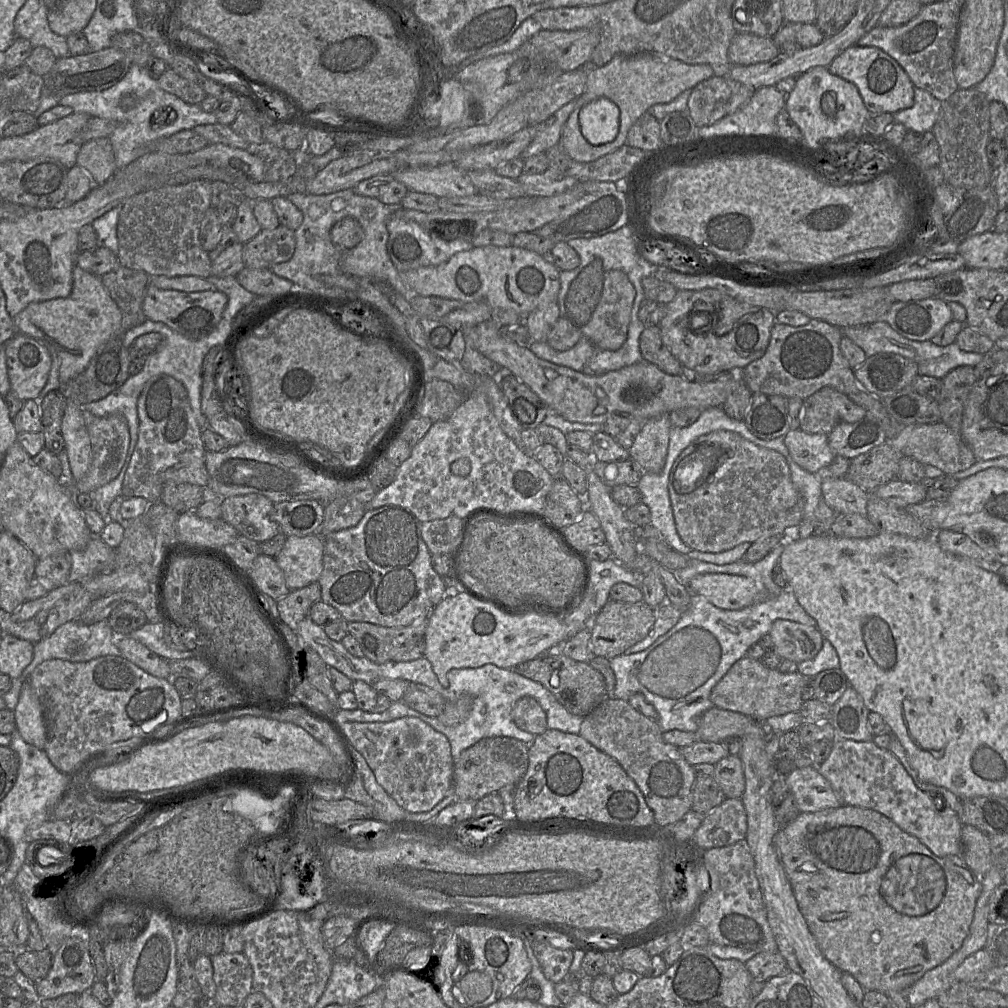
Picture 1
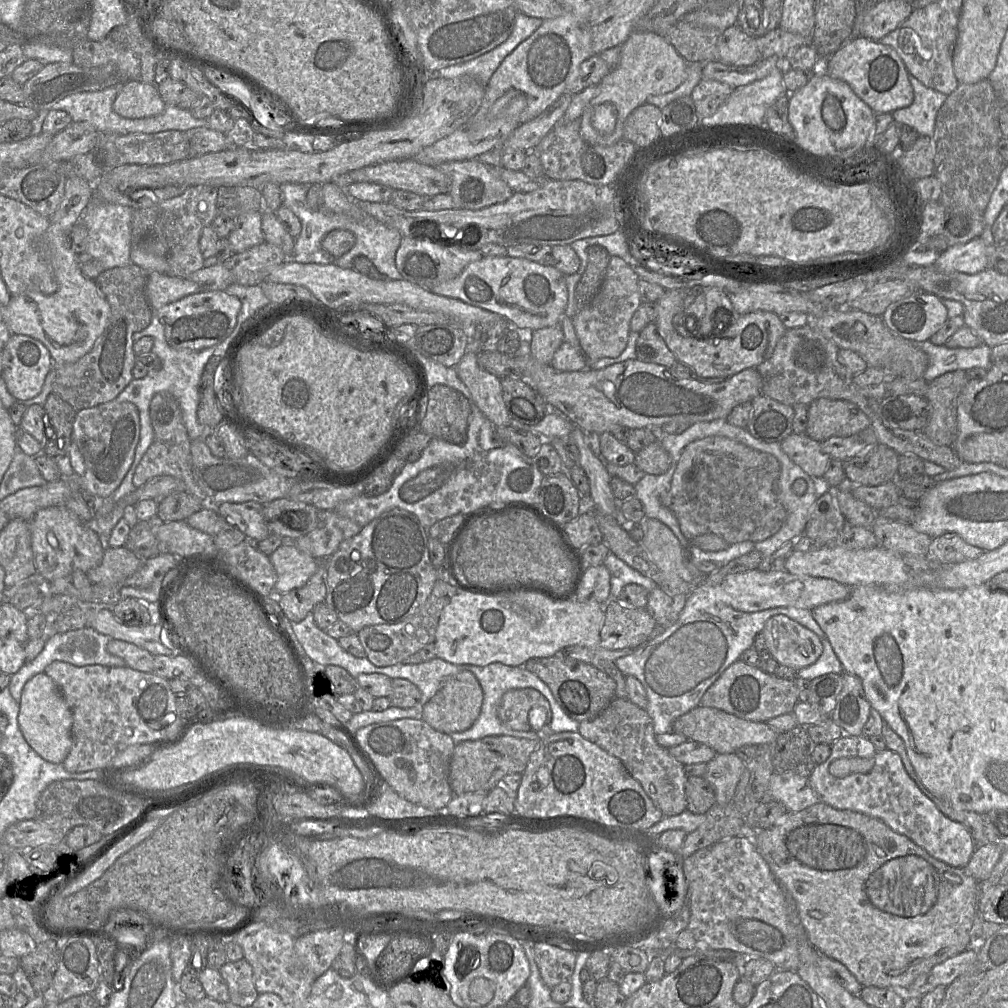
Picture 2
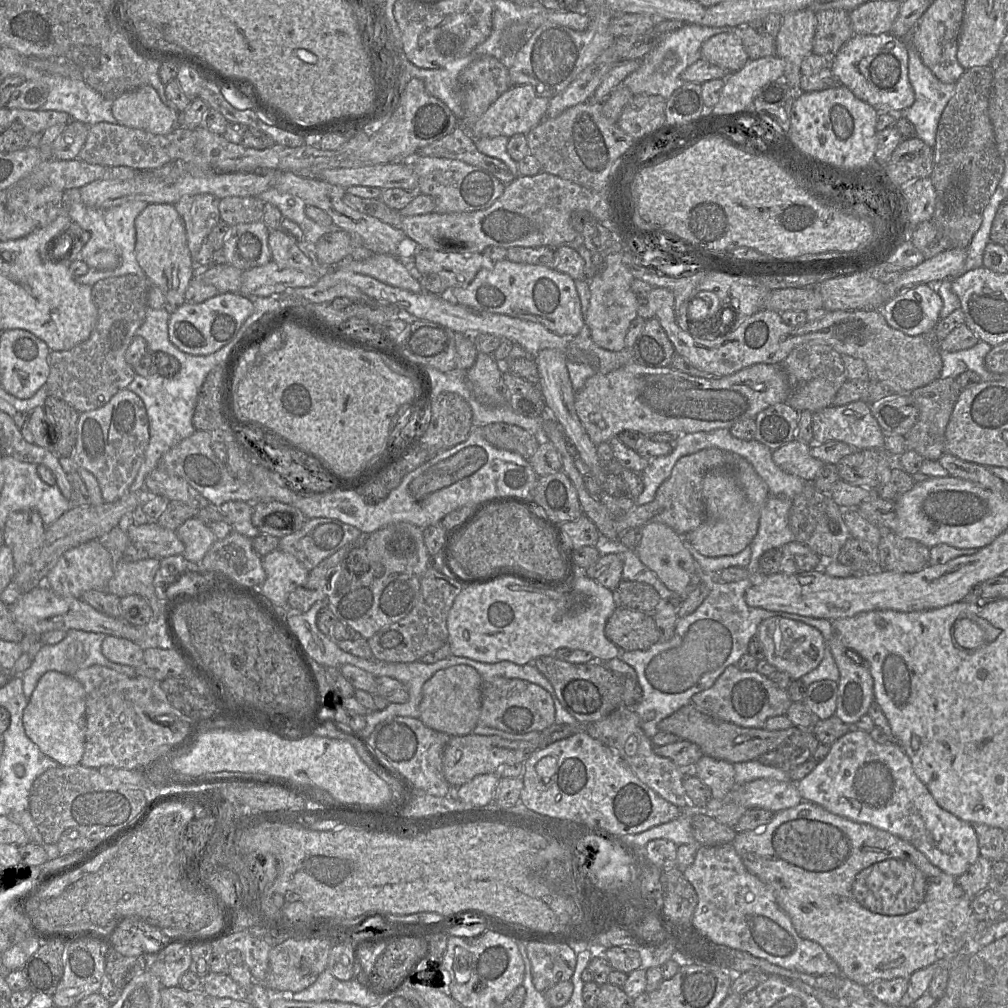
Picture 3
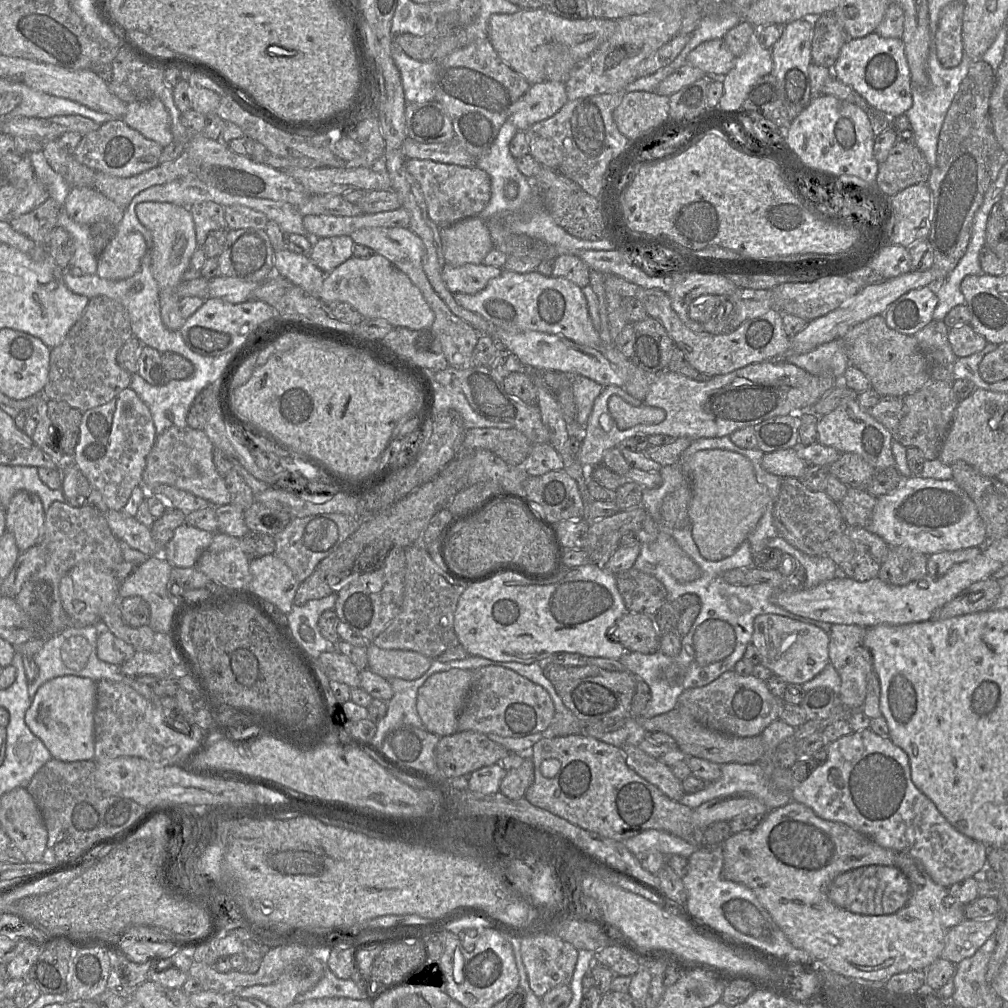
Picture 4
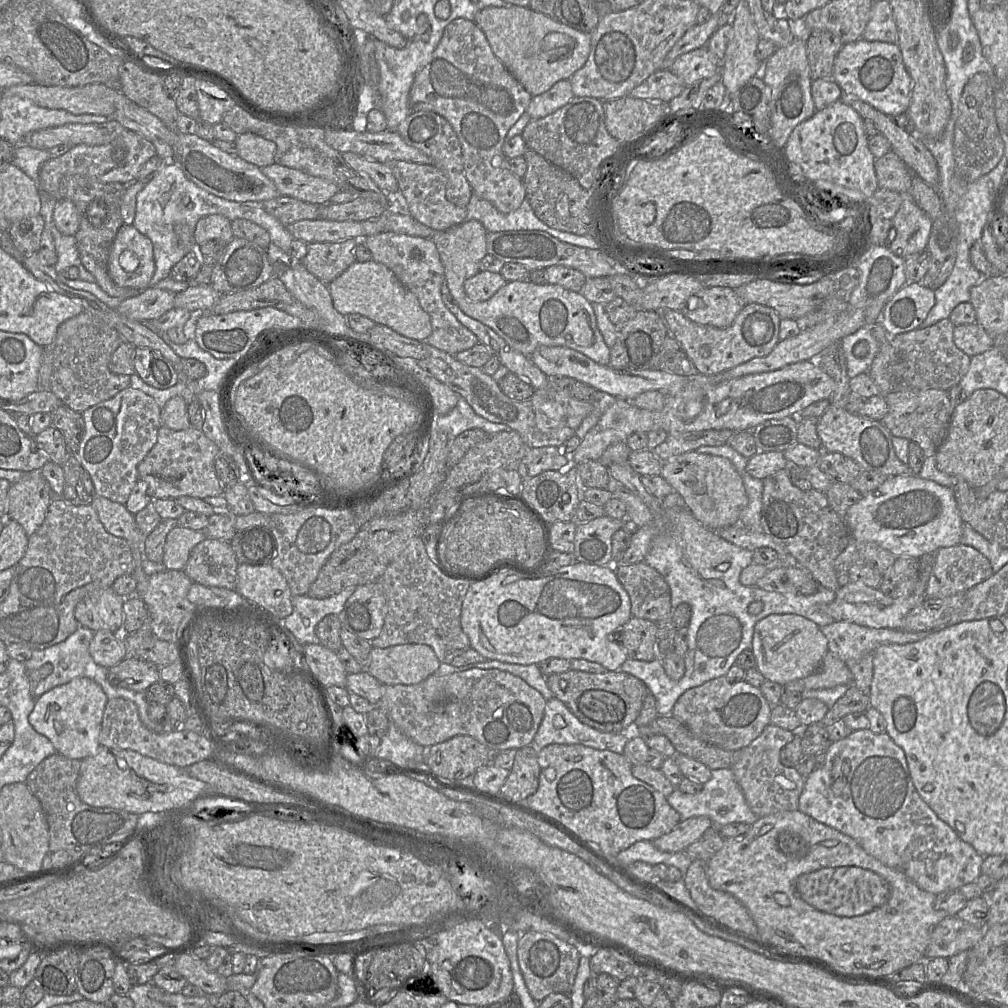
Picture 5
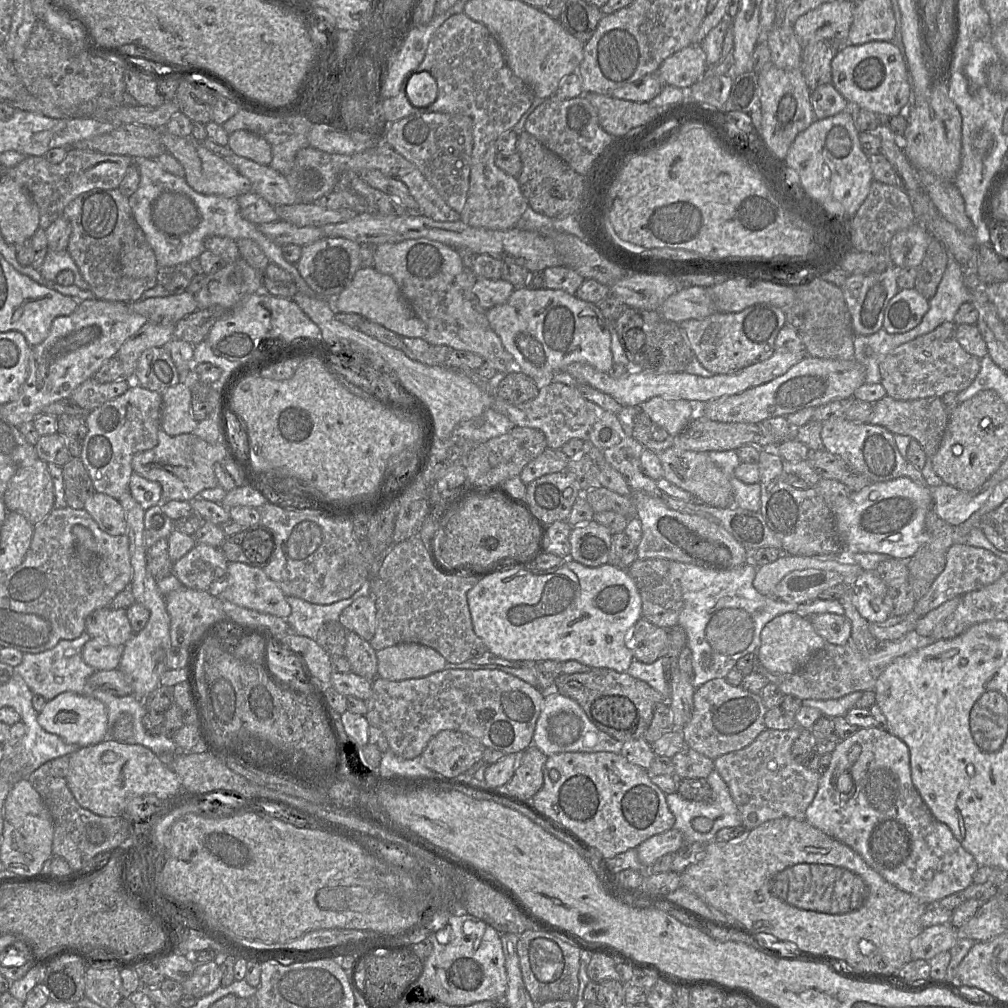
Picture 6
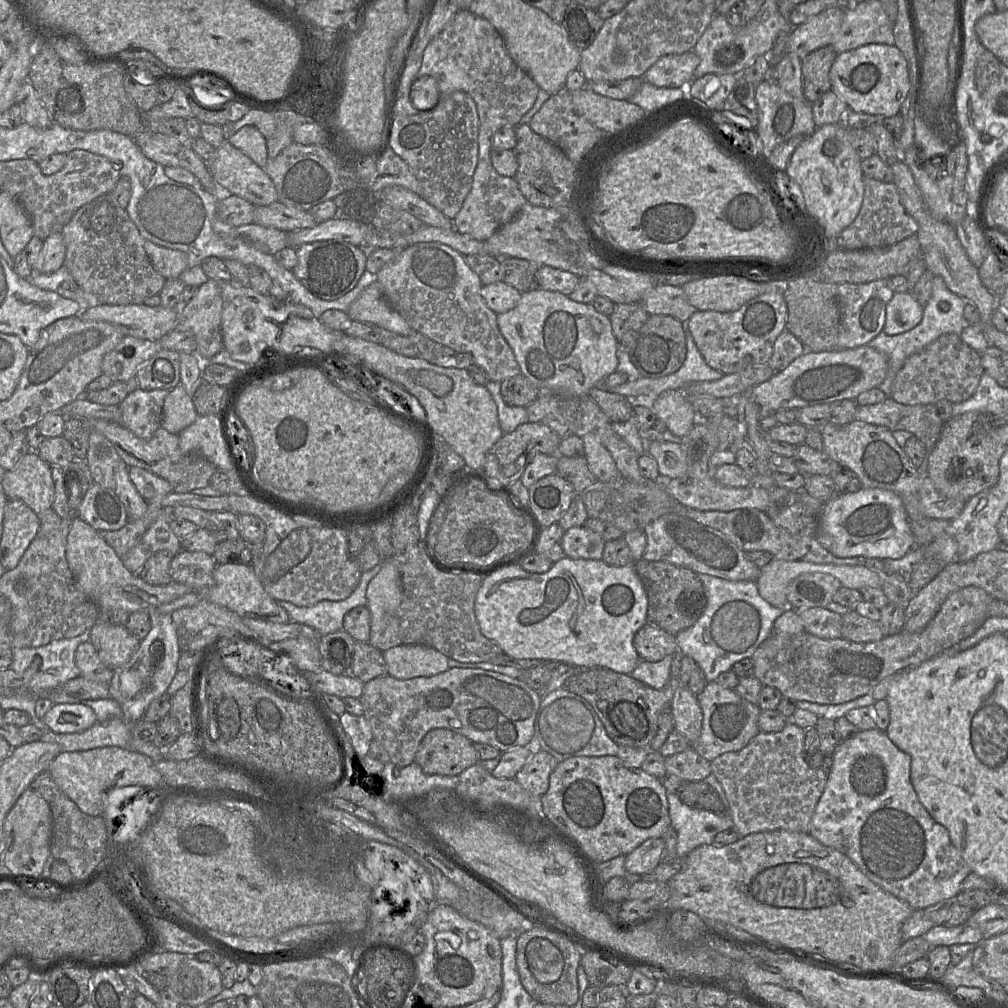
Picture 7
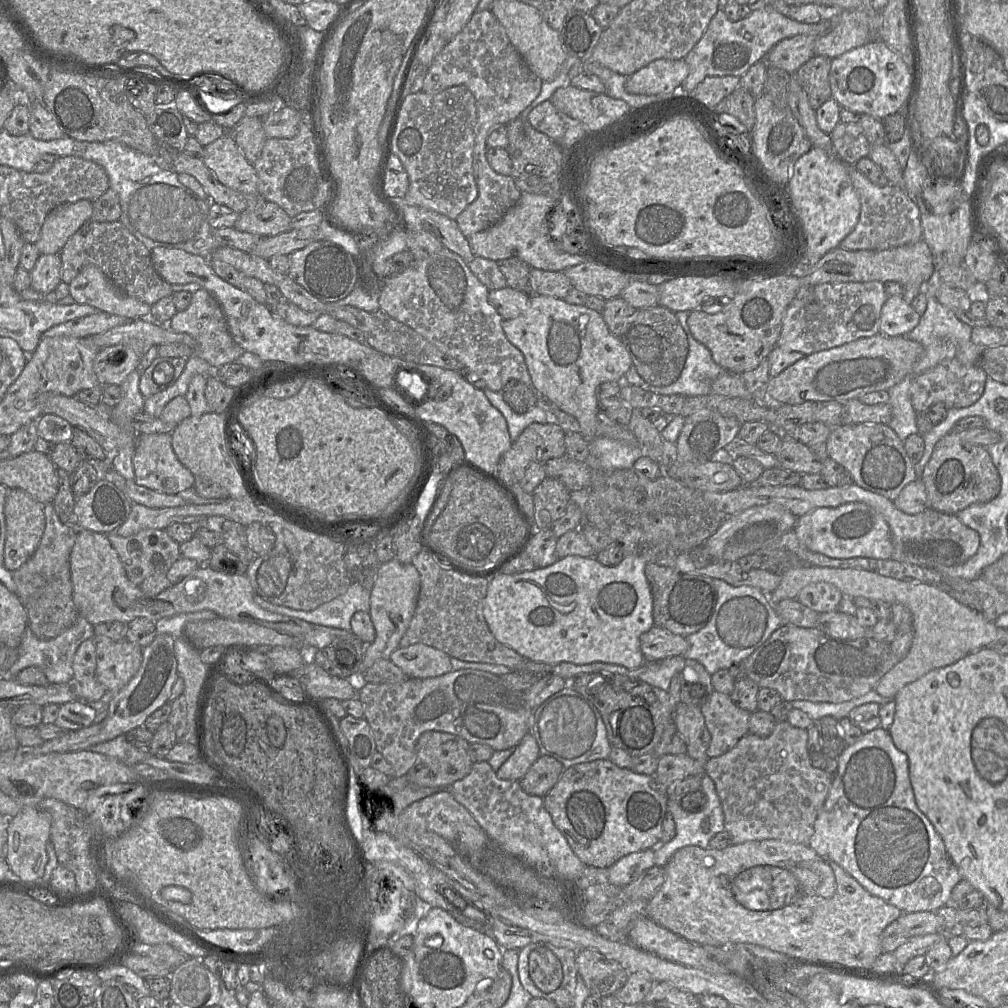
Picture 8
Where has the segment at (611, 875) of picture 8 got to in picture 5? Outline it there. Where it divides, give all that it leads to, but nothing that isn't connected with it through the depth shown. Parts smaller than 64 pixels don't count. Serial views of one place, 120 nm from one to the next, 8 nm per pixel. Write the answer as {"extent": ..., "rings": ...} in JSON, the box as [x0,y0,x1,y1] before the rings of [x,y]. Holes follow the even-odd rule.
{"extent":[652,816,713,852],"rings":[[[706,816],[688,818],[682,820],[670,833],[652,842],[657,849],[664,852],[684,851],[710,827],[713,827],[713,823]]]}

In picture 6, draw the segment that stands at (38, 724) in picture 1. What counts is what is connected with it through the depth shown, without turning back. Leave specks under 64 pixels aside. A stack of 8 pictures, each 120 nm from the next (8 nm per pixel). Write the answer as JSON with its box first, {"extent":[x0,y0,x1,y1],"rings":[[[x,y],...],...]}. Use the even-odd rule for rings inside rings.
{"extent":[37,692,108,747],"rings":[[[63,692],[47,701],[43,710],[38,713],[37,721],[45,731],[59,736],[66,743],[80,747],[97,744],[108,737],[108,715],[104,703],[74,692]]]}

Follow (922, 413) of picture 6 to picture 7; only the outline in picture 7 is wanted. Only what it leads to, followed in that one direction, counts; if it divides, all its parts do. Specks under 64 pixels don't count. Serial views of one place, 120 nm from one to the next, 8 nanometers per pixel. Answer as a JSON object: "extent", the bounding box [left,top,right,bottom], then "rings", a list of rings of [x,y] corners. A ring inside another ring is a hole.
{"extent":[854,397,945,449],"rings":[[[890,397],[876,404],[858,406],[854,417],[854,420],[887,427],[890,431],[905,430],[911,432],[927,449],[935,446],[945,423],[940,418],[935,404],[905,405]]]}

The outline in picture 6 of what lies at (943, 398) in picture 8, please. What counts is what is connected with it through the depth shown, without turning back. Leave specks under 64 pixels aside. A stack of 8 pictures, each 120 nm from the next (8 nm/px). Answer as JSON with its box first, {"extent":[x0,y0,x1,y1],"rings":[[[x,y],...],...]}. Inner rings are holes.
{"extent":[879,322,980,400],"rings":[[[945,322],[933,331],[901,344],[879,364],[881,385],[896,400],[942,397],[947,392],[968,388],[980,370],[980,359],[966,352],[956,339],[954,322]]]}

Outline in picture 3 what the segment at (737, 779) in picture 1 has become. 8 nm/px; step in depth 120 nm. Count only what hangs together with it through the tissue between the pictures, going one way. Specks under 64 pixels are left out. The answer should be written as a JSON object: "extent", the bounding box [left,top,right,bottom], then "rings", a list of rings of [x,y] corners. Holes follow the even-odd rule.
{"extent":[696,755,736,800],"rings":[[[703,755],[696,766],[696,776],[711,789],[713,799],[723,800],[736,787],[732,763]]]}

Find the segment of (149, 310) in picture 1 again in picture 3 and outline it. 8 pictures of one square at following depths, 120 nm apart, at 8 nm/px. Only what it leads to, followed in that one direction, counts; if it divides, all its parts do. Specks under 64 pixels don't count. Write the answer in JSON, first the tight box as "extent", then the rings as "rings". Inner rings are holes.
{"extent":[168,293,254,355],"rings":[[[220,293],[198,304],[183,303],[170,310],[168,321],[169,340],[179,350],[191,355],[209,355],[234,339],[253,313],[254,306],[250,299],[240,293]]]}

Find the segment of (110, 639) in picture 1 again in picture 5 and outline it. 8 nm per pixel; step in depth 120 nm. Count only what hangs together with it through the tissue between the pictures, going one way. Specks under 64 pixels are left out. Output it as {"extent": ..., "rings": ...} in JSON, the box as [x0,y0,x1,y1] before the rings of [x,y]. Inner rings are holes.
{"extent":[24,625,163,733],"rings":[[[82,625],[64,641],[50,646],[48,648],[33,650],[31,658],[24,662],[28,672],[36,670],[45,664],[52,666],[51,673],[41,680],[35,690],[36,697],[40,697],[54,687],[66,684],[77,677],[88,677],[101,686],[108,698],[124,698],[134,702],[138,708],[139,717],[143,725],[154,733],[162,733],[163,727],[155,723],[148,714],[149,703],[145,692],[136,692],[133,690],[113,686],[108,680],[108,669],[97,664],[89,651],[90,642],[94,636],[94,632]]]}

